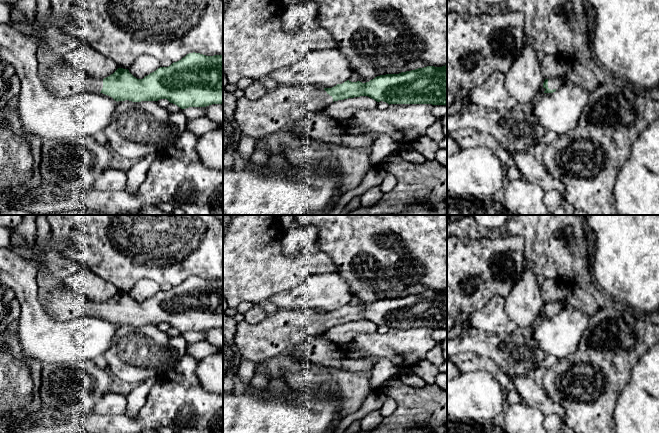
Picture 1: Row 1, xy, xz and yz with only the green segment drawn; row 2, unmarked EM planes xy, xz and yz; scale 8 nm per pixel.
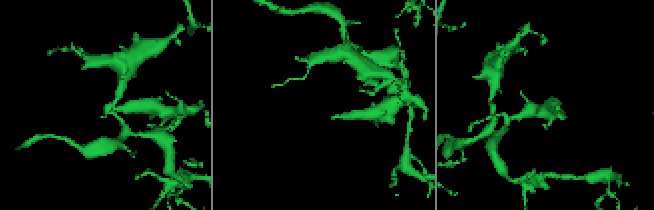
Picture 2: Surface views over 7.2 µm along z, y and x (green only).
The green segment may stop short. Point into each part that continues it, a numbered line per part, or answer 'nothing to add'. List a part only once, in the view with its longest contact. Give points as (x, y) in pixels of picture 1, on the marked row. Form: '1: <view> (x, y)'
1: yz (555, 82)

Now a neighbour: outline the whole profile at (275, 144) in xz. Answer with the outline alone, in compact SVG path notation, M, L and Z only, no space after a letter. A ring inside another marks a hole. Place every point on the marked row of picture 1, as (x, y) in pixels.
M291 127L279 130L260 140L256 140L255 149L264 150L269 156L282 155L285 157L286 148L302 148L310 152L310 144L314 139L294 132Z

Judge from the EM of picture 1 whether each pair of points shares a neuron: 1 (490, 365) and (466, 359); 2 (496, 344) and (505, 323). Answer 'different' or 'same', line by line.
1: same
2: different

